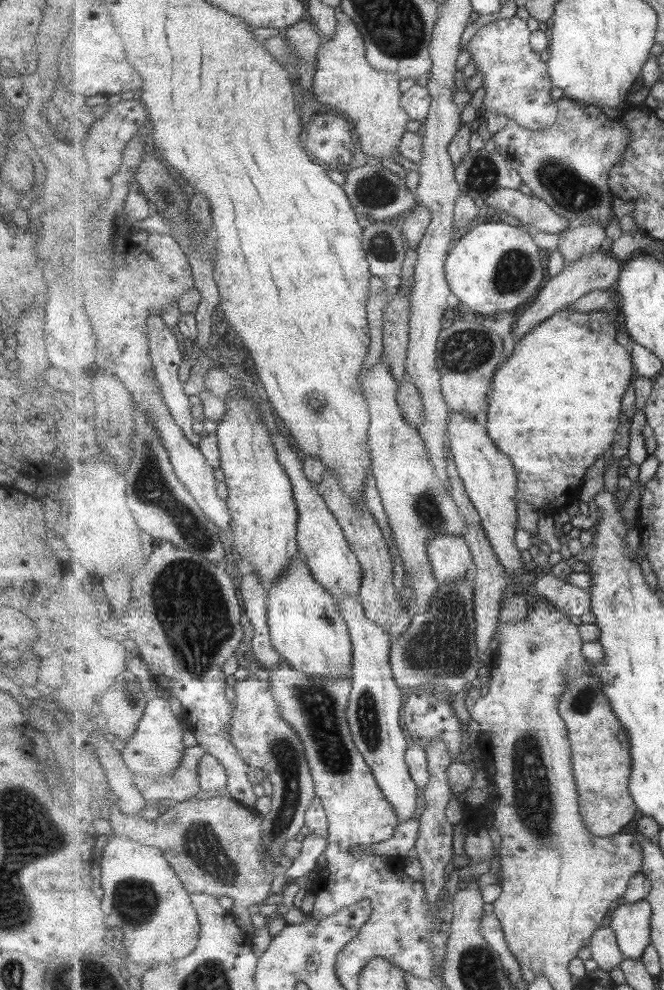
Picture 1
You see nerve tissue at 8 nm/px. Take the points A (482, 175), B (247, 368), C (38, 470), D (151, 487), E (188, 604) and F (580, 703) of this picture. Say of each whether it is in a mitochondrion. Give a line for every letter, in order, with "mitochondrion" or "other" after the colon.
A: mitochondrion
B: other
C: other
D: mitochondrion
E: mitochondrion
F: mitochondrion

